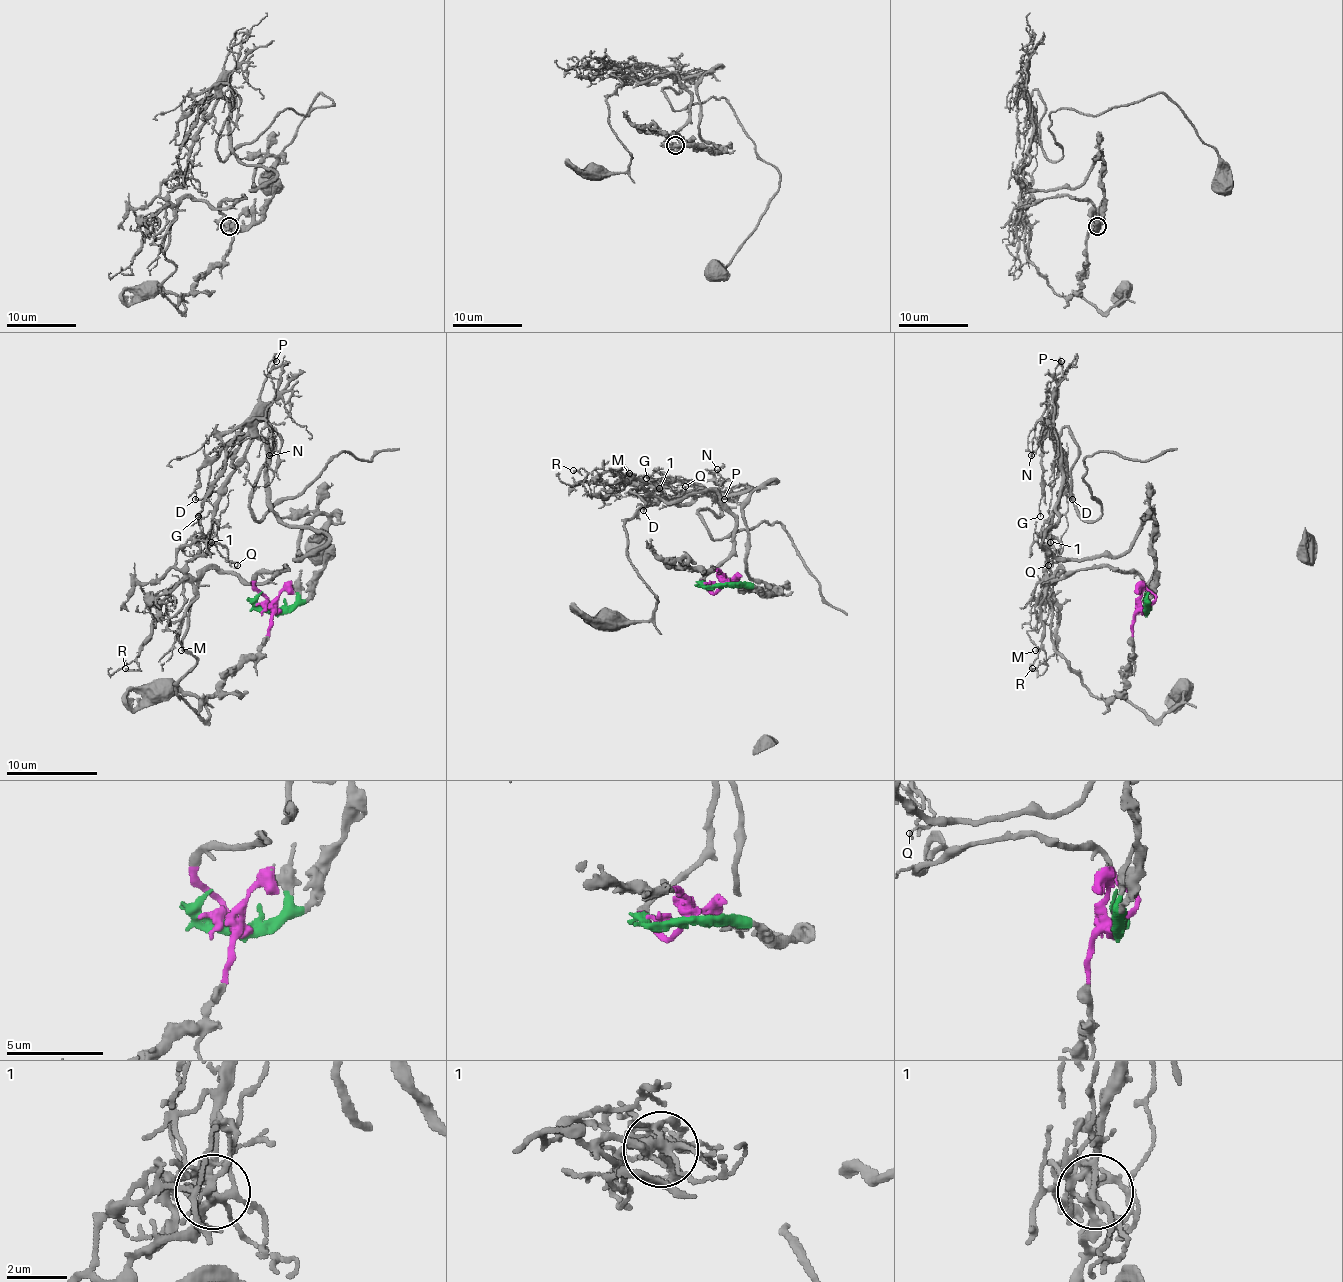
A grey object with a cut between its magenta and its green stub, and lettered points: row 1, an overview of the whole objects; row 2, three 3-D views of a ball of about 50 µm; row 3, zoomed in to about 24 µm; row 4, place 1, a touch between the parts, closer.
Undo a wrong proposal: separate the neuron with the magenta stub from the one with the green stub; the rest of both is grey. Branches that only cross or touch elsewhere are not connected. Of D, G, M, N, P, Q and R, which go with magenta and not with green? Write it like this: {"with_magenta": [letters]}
{"with_magenta": ["M", "R"]}

